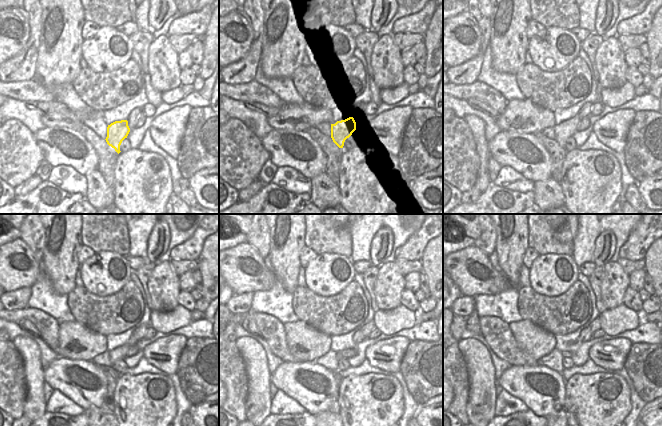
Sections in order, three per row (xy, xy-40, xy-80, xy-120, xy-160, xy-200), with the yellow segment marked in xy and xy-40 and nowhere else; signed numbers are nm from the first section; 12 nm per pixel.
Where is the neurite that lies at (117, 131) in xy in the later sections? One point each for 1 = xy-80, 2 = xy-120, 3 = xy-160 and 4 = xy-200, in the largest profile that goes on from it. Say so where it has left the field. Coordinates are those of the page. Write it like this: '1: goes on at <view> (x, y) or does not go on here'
1: goes on at xy-80 (564, 130)
2: goes on at xy-120 (119, 353)
3: goes on at xy-160 (358, 337)
4: goes on at xy-200 (586, 335)

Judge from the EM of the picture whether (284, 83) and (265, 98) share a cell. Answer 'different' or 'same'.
different

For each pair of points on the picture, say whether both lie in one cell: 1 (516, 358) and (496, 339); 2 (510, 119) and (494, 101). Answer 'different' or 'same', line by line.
1: same
2: different

